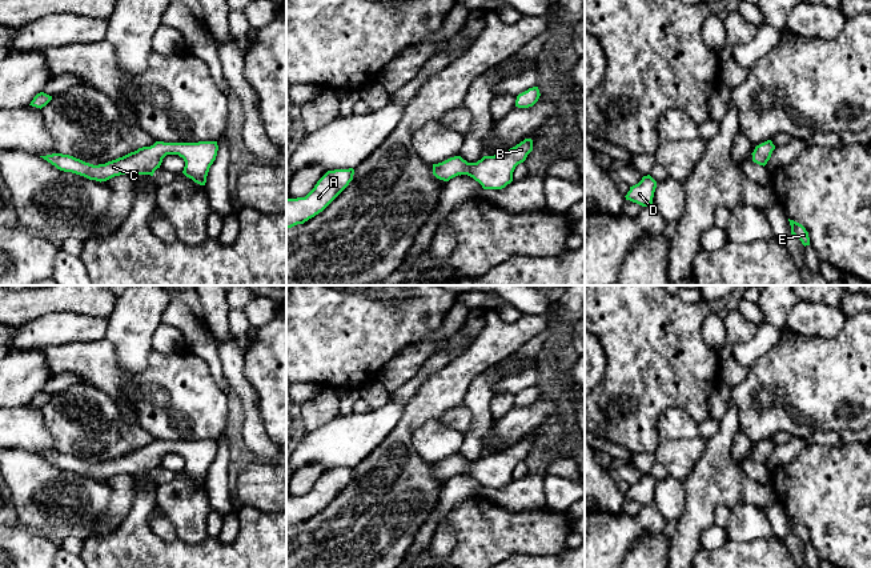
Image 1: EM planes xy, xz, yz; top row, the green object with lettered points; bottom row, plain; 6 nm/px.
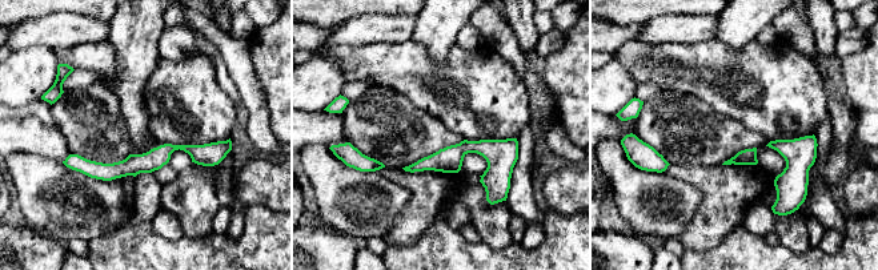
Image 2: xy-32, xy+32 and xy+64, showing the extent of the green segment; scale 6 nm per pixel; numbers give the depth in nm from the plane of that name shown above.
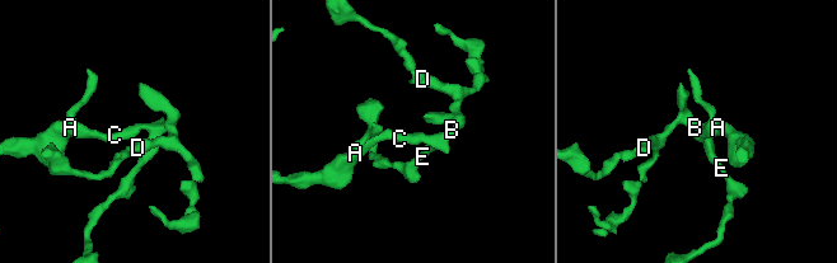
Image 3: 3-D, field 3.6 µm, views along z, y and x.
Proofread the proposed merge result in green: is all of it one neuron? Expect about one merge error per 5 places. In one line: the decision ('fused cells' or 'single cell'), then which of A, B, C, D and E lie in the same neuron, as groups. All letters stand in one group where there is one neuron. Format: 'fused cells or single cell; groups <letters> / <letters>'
single cell; groups A B C D E

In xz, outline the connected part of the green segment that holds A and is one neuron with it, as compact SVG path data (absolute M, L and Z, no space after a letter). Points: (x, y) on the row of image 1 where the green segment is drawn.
M354 169L328 171L305 196L286 199L286 229L322 212L353 180Z

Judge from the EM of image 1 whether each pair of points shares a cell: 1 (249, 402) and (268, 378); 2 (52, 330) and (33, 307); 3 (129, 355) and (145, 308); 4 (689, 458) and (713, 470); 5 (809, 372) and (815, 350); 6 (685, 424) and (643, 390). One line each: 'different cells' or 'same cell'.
1: different cells
2: different cells
3: same cell
4: different cells
5: same cell
6: different cells

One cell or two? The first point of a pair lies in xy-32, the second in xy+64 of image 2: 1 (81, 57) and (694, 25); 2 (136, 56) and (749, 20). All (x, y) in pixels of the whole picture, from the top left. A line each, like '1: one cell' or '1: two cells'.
1: two cells
2: one cell

